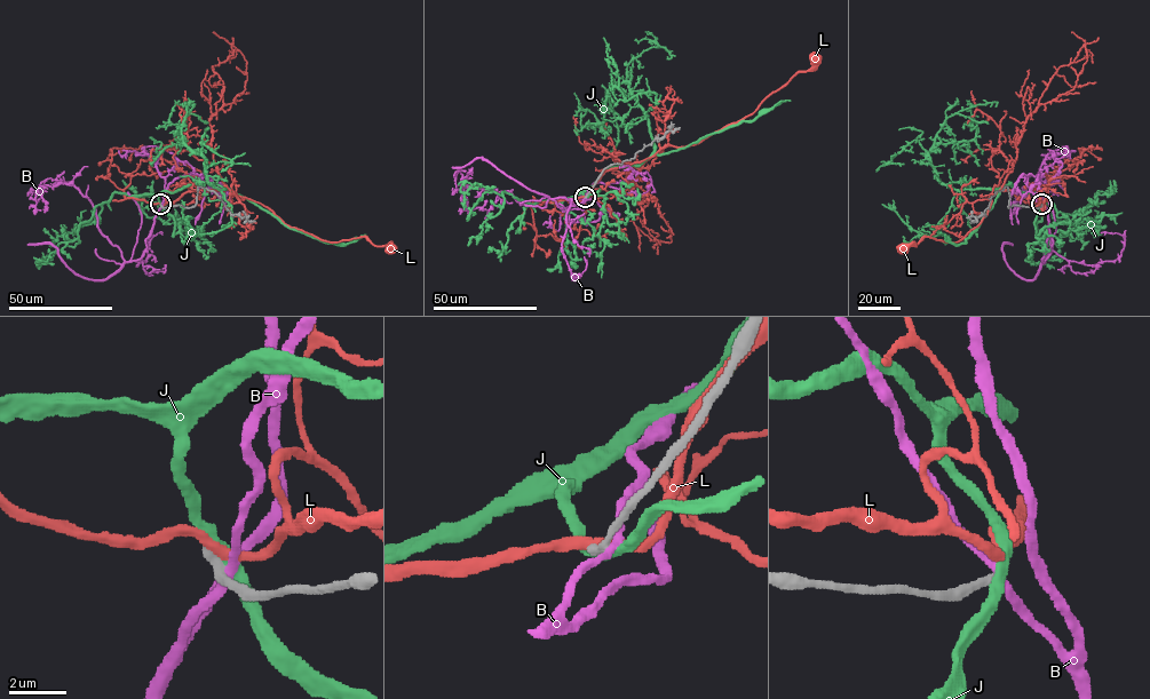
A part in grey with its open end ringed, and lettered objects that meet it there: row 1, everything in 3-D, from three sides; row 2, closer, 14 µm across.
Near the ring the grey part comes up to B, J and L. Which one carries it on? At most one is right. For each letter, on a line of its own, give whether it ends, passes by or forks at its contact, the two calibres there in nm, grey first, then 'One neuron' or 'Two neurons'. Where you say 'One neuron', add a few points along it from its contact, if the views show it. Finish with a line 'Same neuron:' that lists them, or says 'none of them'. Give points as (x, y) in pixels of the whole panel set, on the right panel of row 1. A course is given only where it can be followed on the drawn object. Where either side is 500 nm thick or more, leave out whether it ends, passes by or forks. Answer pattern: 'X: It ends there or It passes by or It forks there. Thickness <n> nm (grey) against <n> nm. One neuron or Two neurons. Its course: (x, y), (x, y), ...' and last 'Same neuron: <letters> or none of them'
B: It passes by. Thickness 400 nm (grey) against 280 nm. Two neurons
J: It passes by. Thickness 400 nm (grey) against 360 nm. Two neurons
L: It passes by. Thickness 360 nm (grey) against 360 nm. Two neurons
Same neuron: none of them

